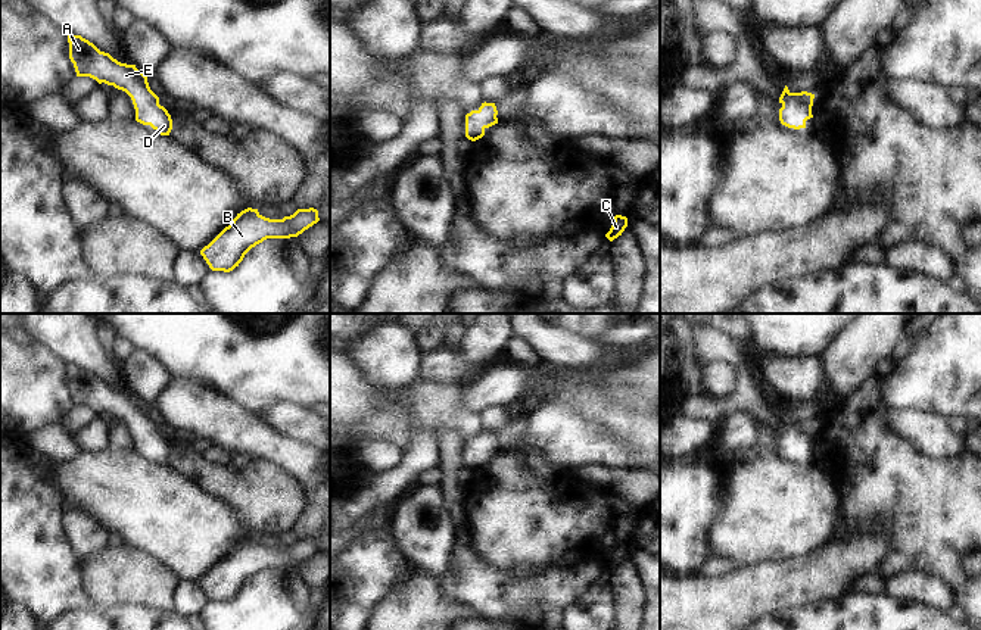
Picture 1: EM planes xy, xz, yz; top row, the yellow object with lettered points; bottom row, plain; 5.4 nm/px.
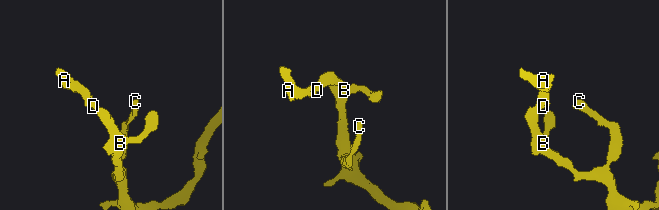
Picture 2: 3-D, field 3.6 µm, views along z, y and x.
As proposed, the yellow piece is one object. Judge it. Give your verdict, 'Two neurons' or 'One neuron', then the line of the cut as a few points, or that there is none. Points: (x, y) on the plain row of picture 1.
One neuron. No split.

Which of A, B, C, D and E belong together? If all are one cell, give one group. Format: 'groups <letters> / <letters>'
groups A B C D E

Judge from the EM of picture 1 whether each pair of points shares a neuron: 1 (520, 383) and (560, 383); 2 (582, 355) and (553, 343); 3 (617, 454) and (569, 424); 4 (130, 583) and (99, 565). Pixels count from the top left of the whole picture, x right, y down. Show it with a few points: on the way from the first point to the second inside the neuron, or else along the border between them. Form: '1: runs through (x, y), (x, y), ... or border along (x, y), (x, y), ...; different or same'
1: border along (532, 386), (529, 395); different
2: runs through (575, 352), (560, 348); same
3: runs through (606, 451), (588, 443), (581, 436); same
4: runs through (122, 576), (112, 576), (106, 571); same

